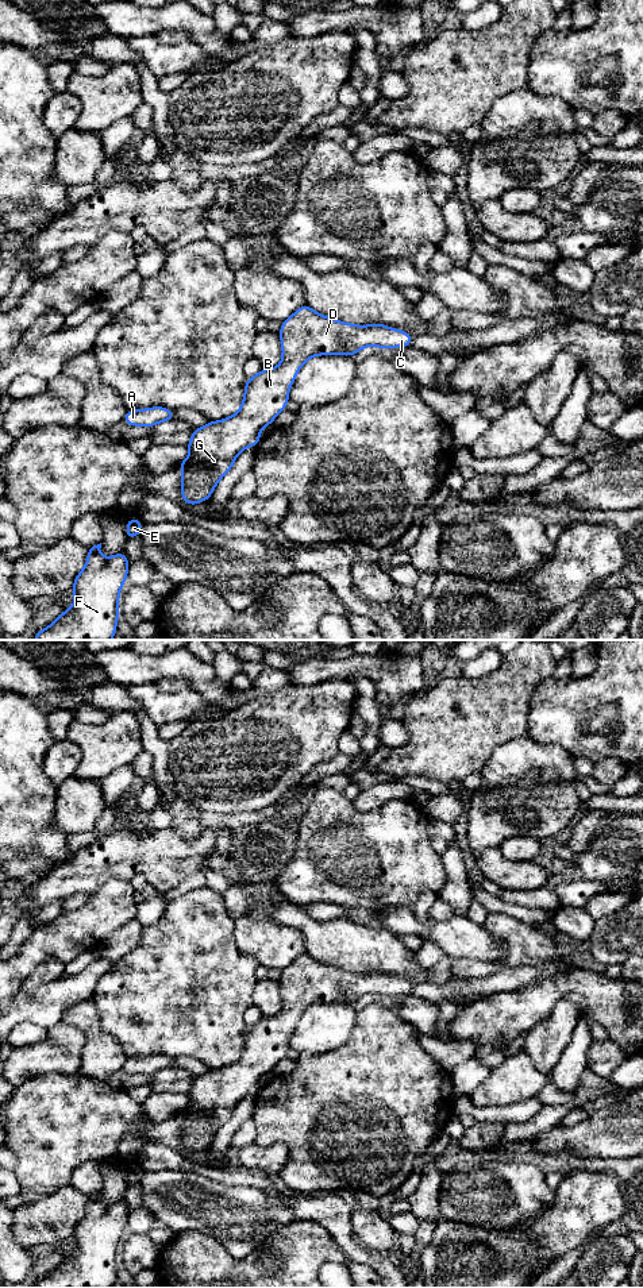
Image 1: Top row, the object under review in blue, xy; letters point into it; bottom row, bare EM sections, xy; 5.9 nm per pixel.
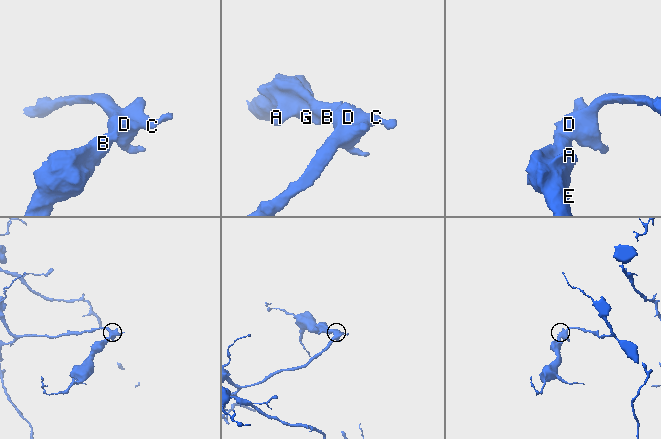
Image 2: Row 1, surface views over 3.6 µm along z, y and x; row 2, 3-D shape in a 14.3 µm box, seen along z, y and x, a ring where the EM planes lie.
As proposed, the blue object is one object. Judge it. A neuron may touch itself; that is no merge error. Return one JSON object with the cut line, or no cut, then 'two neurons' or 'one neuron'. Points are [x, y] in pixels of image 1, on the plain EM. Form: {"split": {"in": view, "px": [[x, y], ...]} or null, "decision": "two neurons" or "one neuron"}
{"split": null, "decision": "one neuron"}

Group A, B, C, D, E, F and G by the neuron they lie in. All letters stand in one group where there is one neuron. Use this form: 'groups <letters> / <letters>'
groups A B C D E F G

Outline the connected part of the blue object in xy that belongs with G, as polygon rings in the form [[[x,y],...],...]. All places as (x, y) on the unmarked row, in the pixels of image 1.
[[[300,955],[290,965],[282,969],[280,977],[282,1009],[274,1017],[262,1017],[255,1025],[247,1026],[243,1052],[240,1057],[220,1069],[209,1069],[201,1076],[195,1076],[190,1090],[186,1092],[190,1103],[178,1115],[182,1118],[181,1144],[186,1153],[207,1149],[216,1131],[232,1117],[236,1104],[246,1096],[261,1090],[259,1080],[273,1072],[276,1064],[286,1057],[288,1041],[297,1019],[316,1003],[353,1004],[367,994],[380,996],[412,994],[412,984],[403,977],[393,977],[385,972],[354,973],[315,960],[311,955]]]

